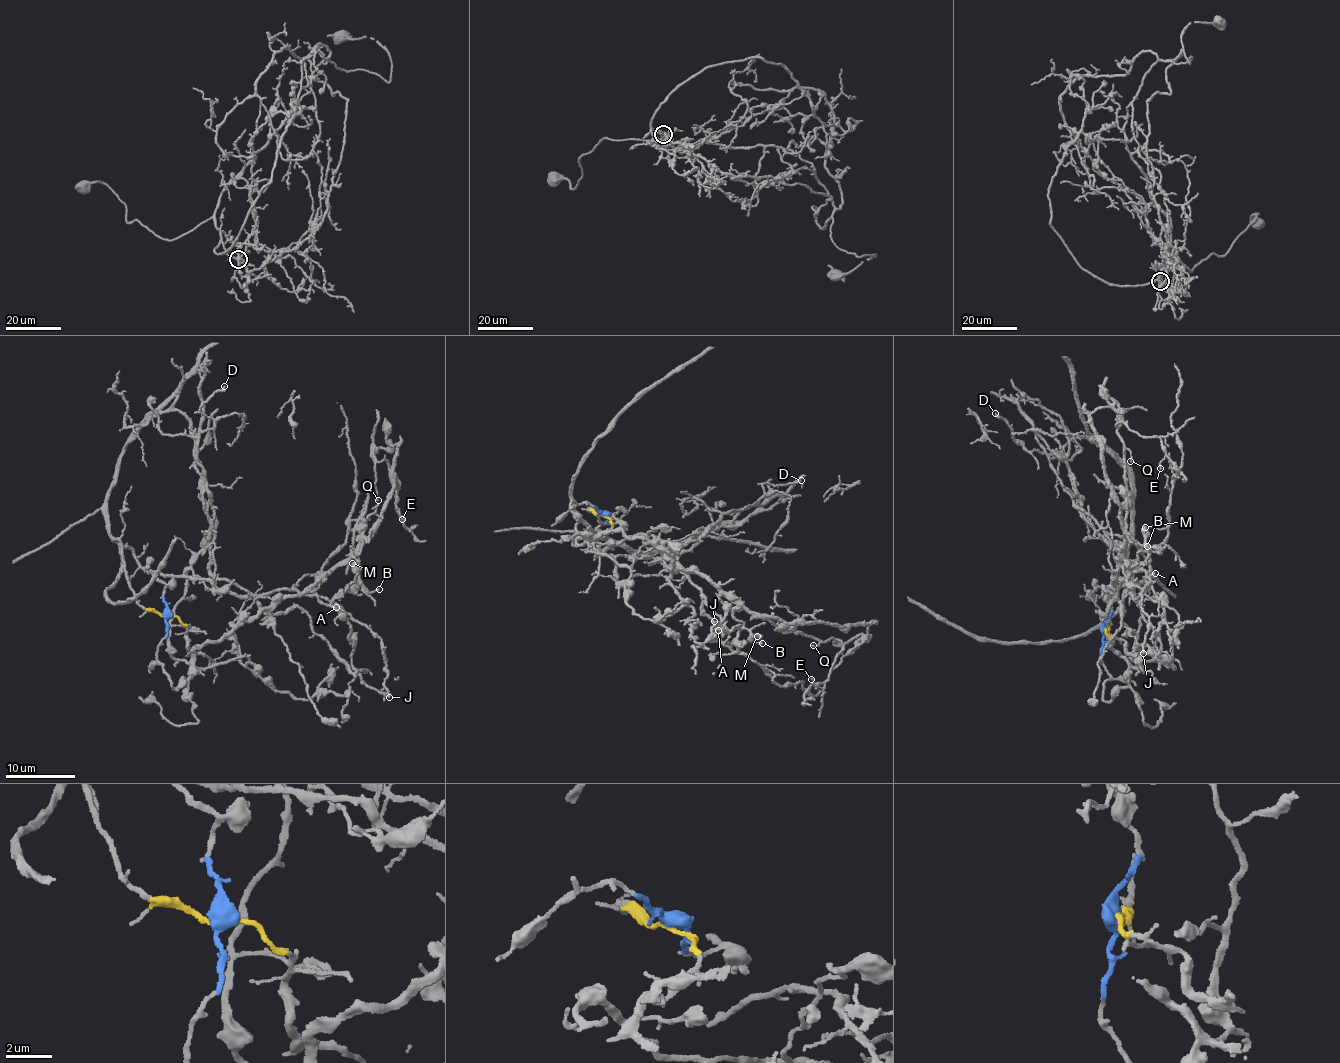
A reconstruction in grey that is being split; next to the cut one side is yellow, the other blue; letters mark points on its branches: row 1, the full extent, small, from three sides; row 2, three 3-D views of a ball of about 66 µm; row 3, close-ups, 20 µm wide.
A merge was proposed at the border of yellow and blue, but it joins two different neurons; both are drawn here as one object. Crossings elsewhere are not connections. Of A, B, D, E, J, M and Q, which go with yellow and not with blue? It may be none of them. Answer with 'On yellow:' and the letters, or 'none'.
On yellow: A, D, J

